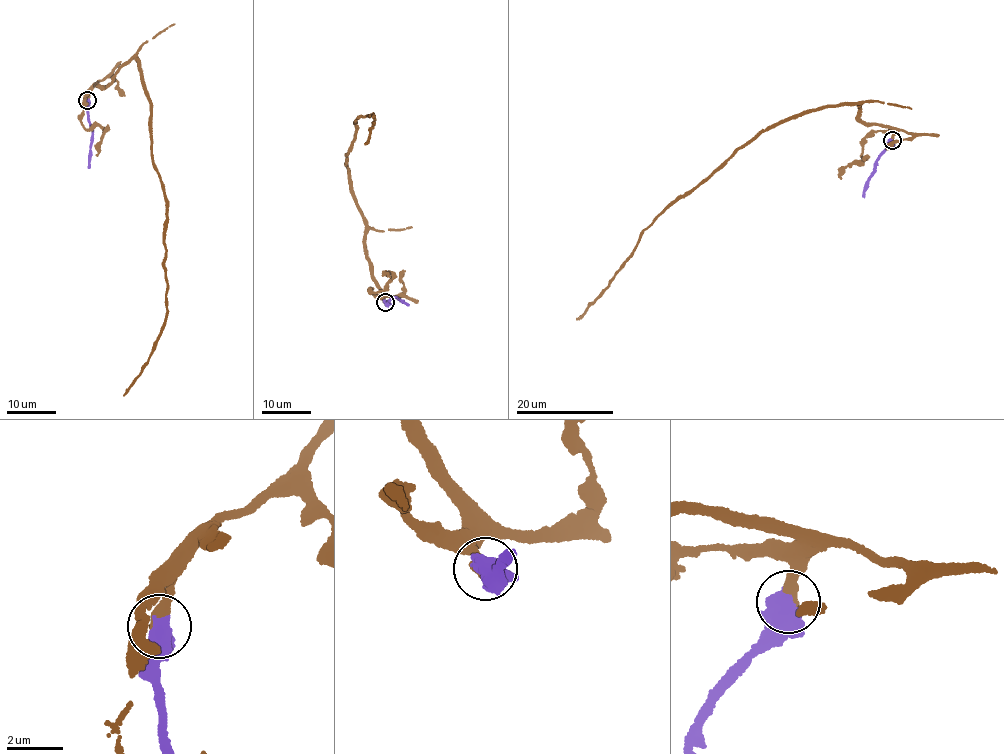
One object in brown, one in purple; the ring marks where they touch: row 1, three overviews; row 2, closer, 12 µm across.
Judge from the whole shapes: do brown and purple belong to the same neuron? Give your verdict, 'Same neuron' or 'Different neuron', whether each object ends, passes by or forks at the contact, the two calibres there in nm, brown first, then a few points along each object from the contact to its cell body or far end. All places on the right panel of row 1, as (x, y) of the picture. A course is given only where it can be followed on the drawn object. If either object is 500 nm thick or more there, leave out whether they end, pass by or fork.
Same neuron. Thickness 400 nm (brown) against 750 nm. Course of brown: (892, 140), (893, 129), (860, 119), (857, 103), (775, 125), (642, 231), (633, 254), (576, 319). Course of purple: (892, 140), (868, 178), (864, 198)

